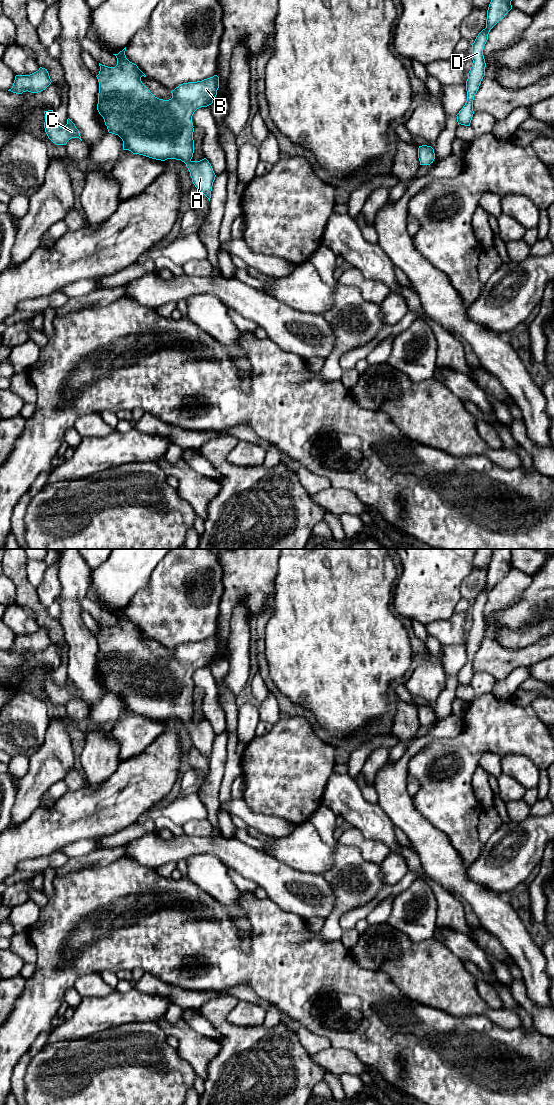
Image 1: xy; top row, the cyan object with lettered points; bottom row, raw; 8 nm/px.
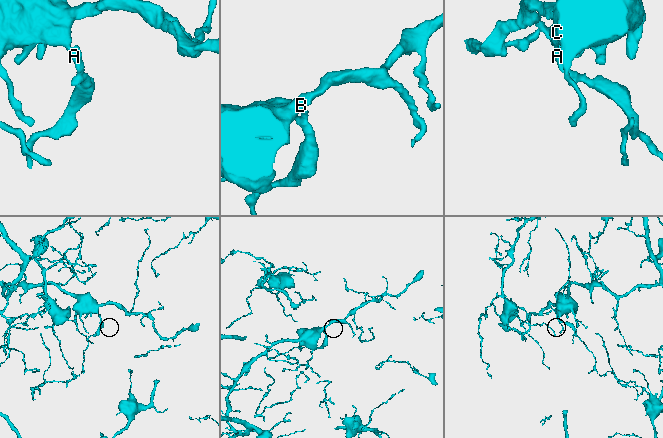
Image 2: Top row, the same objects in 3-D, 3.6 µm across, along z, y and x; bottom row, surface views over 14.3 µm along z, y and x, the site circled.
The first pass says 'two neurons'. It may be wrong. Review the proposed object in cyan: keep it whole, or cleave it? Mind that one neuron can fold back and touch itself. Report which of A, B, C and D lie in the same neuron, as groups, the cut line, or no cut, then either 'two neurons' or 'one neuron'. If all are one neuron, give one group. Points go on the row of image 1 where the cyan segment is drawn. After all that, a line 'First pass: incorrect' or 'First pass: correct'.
A B C D; no cut; one neuron
First pass: incorrect

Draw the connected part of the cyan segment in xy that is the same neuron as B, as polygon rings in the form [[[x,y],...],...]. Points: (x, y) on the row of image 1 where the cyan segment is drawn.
[[[126,47],[118,54],[113,54],[117,58],[115,67],[99,63],[100,71],[96,76],[99,82],[97,110],[108,132],[118,135],[123,141],[123,150],[133,154],[161,161],[176,159],[184,162],[193,184],[210,201],[216,175],[206,158],[191,160],[194,153],[192,116],[197,109],[213,103],[219,88],[219,77],[214,75],[202,81],[183,83],[171,91],[171,99],[159,99],[142,83],[141,77],[146,75],[126,58],[125,51]]]

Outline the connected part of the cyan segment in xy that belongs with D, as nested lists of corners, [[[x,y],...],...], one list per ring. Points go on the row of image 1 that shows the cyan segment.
[[[491,0],[487,10],[486,28],[478,34],[474,43],[471,44],[473,63],[466,81],[467,101],[456,115],[458,125],[470,126],[474,114],[474,96],[485,76],[486,63],[483,49],[488,40],[490,30],[512,9],[511,1],[512,0]]]

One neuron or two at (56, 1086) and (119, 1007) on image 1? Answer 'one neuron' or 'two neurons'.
two neurons

